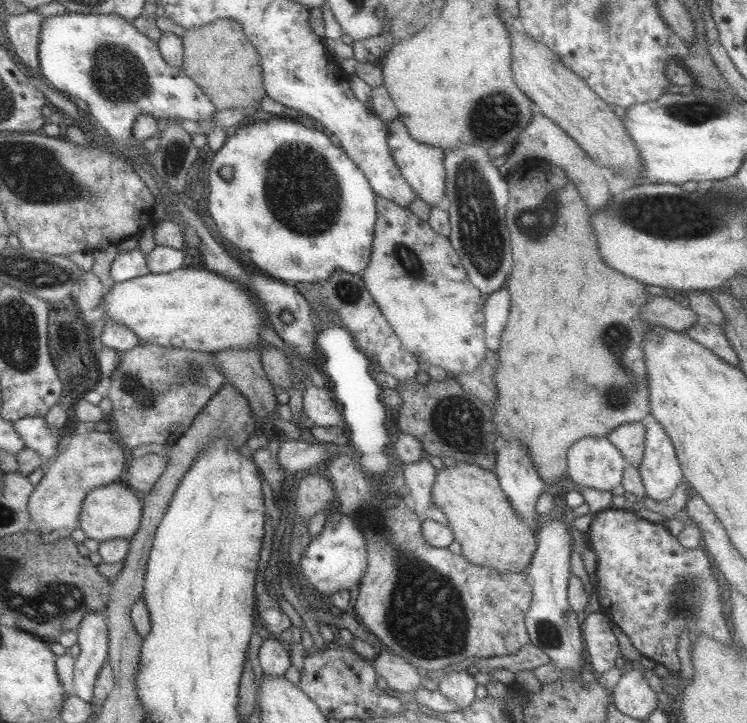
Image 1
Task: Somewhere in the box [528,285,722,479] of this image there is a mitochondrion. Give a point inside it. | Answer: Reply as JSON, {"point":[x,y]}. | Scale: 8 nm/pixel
{"point":[619,396]}

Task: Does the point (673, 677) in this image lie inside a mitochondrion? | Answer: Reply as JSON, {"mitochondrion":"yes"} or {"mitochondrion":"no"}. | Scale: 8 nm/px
{"mitochondrion":"no"}

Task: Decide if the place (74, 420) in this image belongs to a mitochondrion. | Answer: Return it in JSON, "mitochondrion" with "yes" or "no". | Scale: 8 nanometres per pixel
{"mitochondrion":"no"}

